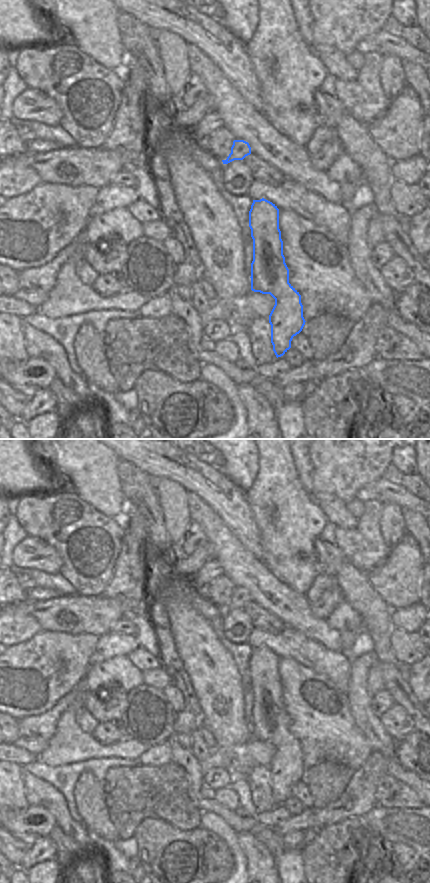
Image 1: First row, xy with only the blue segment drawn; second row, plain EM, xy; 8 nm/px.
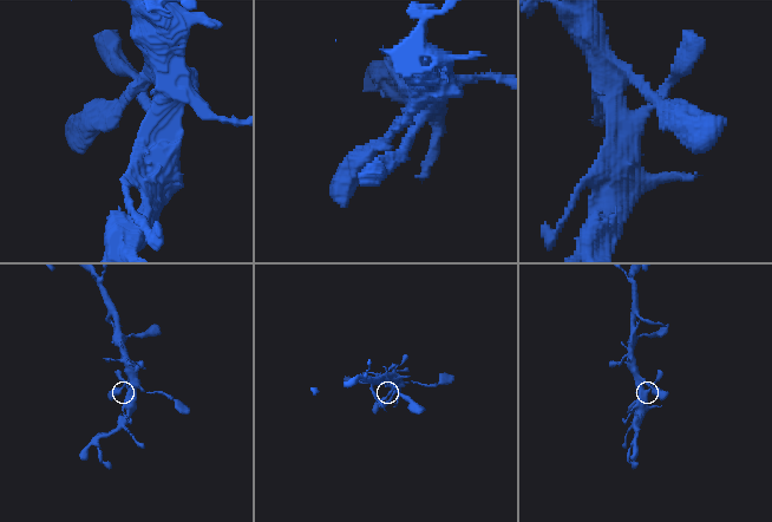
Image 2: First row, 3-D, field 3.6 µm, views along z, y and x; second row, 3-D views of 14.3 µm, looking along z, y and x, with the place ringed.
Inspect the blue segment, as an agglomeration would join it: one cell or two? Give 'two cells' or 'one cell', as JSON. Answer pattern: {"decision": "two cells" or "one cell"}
{"decision": "one cell"}

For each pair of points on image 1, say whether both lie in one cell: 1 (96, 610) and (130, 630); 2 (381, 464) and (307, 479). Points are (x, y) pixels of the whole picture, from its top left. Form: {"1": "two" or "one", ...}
{"1": "two", "2": "two"}

